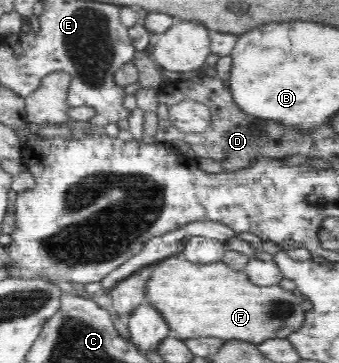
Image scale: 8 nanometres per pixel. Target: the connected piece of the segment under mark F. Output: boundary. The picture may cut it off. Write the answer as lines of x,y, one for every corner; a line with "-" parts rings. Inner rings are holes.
180,255
170,256
169,258
163,258
155,265
150,266
150,277
147,281
147,287
145,287
145,294
147,294
148,303
153,306
153,308
159,310
159,314
165,319
165,322
169,325
171,334
174,337
179,337
181,340
193,339
195,337
218,337
219,339
225,340
241,340
246,341
252,344
263,343
267,339
277,339
277,338
287,338
291,336
291,333
295,334
295,331
303,328
305,324
305,310
301,308
302,300
300,297
295,296
292,290
286,289
281,284
270,285
261,287
255,285
248,280
248,277
245,275
245,272
242,270
235,270
228,267
225,263
214,262
214,263
205,263
205,264
195,264
185,259
181,258

